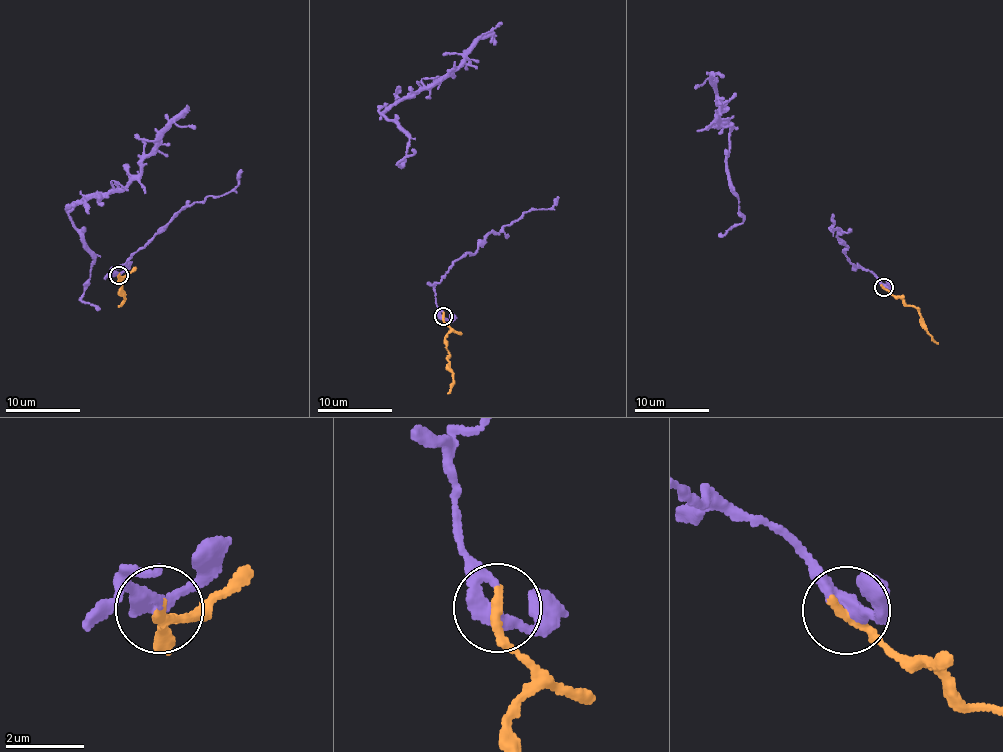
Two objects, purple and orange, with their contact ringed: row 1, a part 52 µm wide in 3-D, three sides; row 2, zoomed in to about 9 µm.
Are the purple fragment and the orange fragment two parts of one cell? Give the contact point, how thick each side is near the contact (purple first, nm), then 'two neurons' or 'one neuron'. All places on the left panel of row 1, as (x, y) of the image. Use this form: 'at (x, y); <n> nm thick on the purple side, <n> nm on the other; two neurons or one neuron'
at (118, 275); 280 nm thick on the purple side, 260 nm on the other; one neuron

